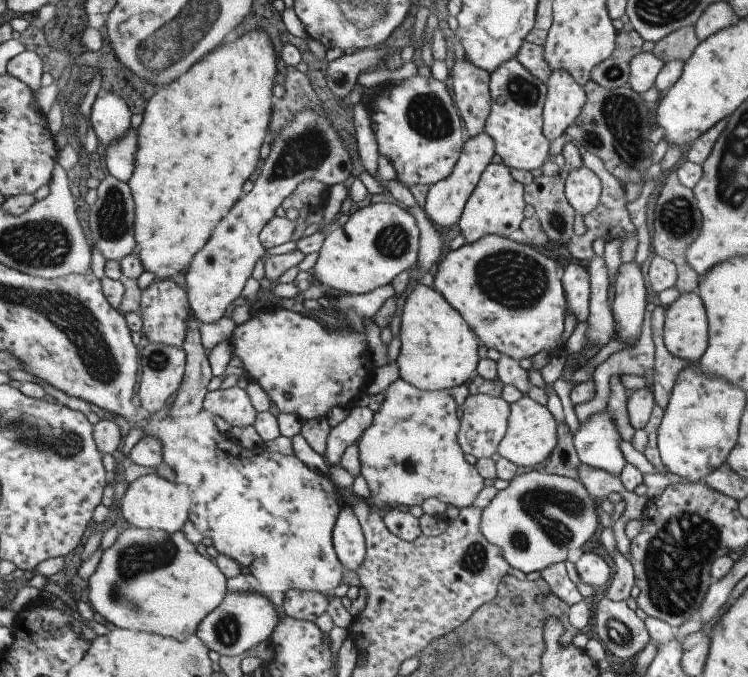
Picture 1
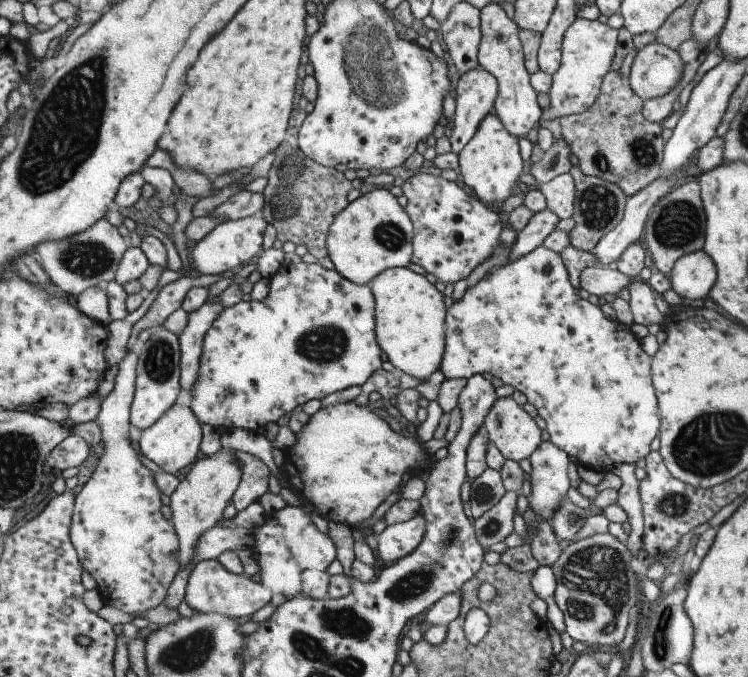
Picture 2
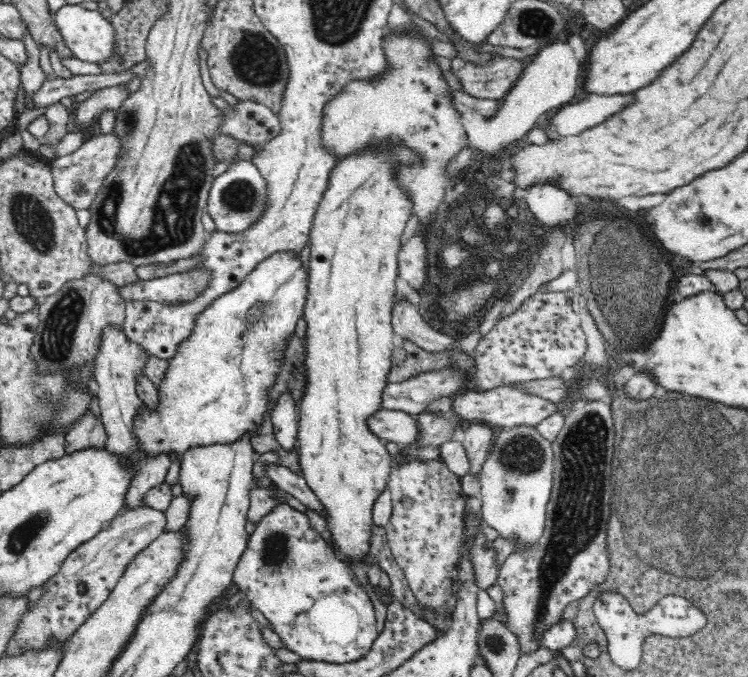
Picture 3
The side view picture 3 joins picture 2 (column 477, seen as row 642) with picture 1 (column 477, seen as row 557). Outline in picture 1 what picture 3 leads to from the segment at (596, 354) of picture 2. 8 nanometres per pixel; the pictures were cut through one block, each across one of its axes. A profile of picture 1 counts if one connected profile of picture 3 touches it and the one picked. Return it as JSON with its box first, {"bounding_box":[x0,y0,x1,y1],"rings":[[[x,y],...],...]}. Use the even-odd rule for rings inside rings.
{"bounding_box":[433,234,565,360],"rings":[[[488,234],[446,254],[438,264],[433,287],[466,319],[470,330],[487,348],[495,348],[502,356],[510,356],[514,360],[532,358],[543,350],[552,357],[563,351],[565,346],[562,341],[565,294],[557,274],[556,261],[540,253],[537,247]]]}

